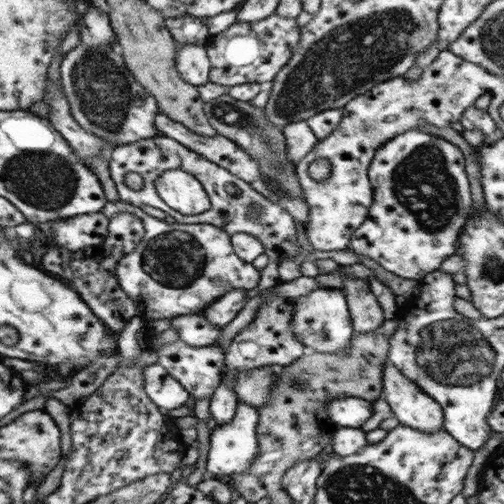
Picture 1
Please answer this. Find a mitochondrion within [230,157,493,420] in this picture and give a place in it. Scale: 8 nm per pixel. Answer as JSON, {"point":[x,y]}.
{"point":[302,381]}

